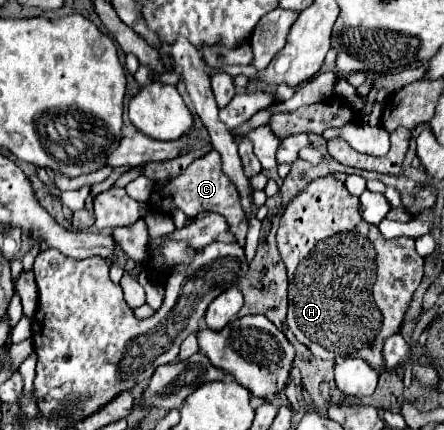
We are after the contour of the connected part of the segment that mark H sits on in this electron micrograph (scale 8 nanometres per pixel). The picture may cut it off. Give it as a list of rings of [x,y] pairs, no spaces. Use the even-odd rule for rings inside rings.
[[[333,176],[313,180],[303,194],[289,202],[277,232],[277,246],[289,276],[287,326],[317,358],[335,360],[359,356],[375,370],[387,370],[383,362],[383,342],[399,332],[413,292],[421,284],[425,260],[417,256],[413,238],[383,240],[377,226],[361,218],[357,204],[359,198],[351,196],[345,184]],[[397,282],[401,282],[403,288],[395,288]]]

